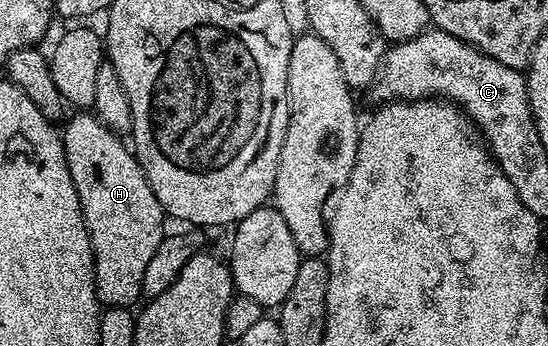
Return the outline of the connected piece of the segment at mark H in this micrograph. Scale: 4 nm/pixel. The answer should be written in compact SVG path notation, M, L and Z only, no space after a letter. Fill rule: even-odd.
M76 114L70 120L67 121L68 126L62 130L64 153L70 178L74 178L74 190L78 190L84 225L92 243L92 258L96 261L96 298L101 305L110 308L132 308L144 291L146 266L150 266L154 250L158 250L158 246L164 241L166 213L150 182L144 177L144 171L140 169L133 149L119 135L113 134L92 114Z

